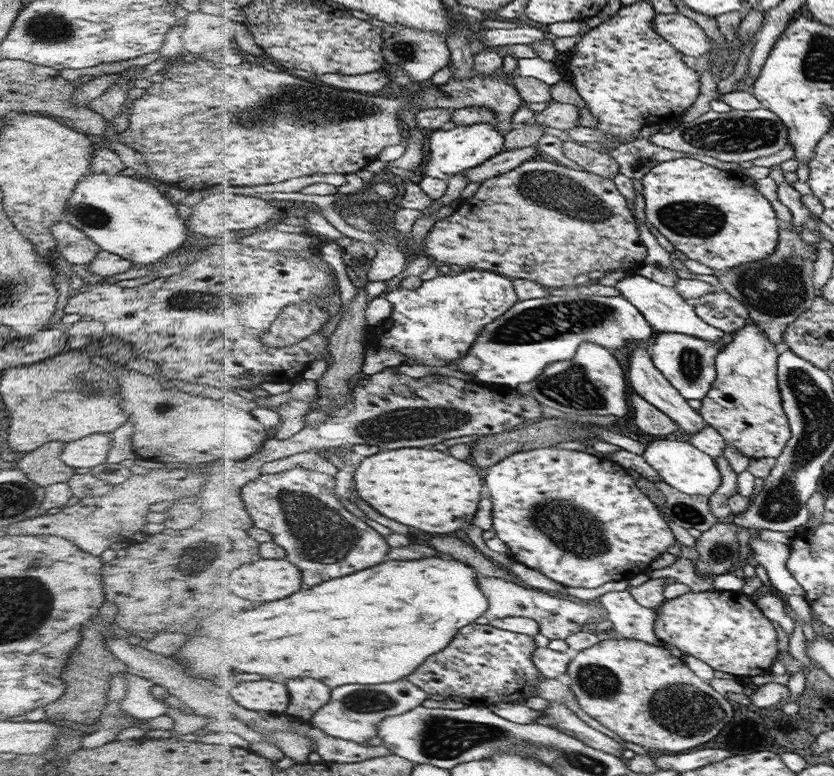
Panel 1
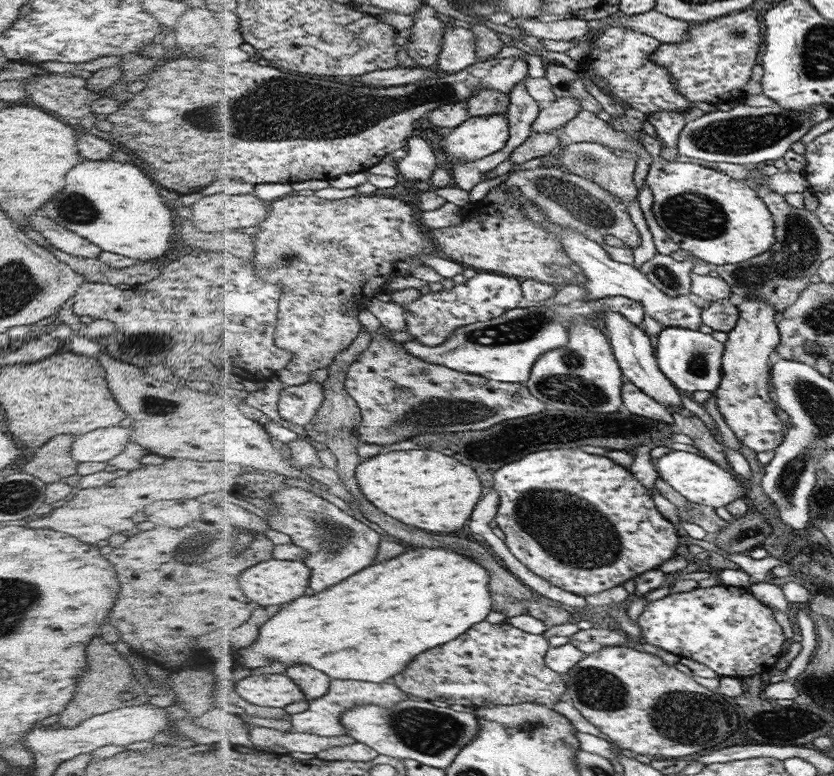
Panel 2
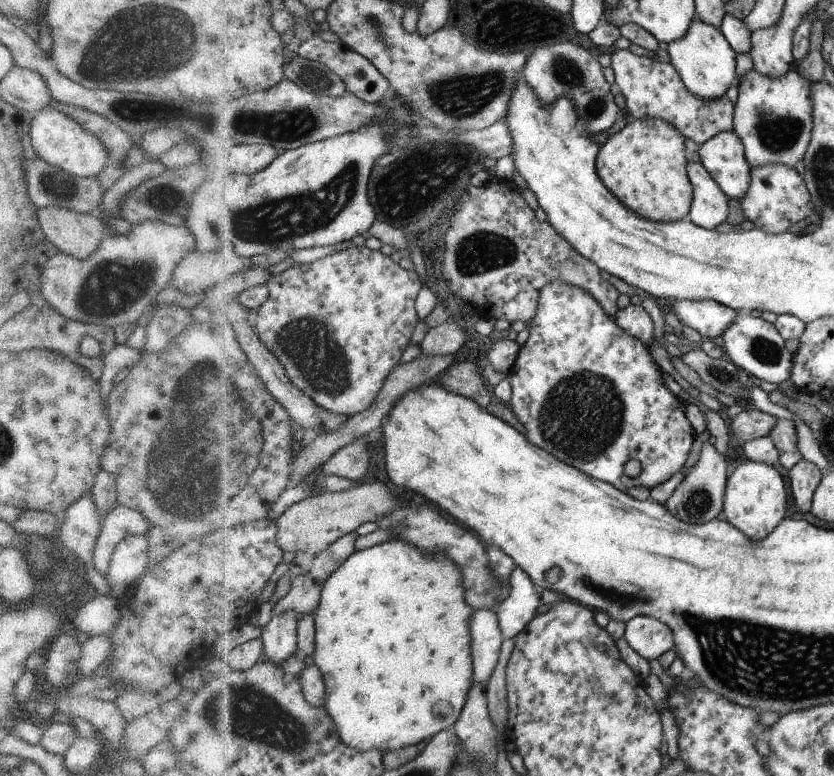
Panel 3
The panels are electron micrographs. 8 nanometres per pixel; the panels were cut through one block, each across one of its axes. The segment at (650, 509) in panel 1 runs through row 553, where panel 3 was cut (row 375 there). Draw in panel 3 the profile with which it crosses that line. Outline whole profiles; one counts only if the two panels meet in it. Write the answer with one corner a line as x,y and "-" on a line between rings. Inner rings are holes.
550,280
548,286
544,286
544,290
540,290
539,304
539,309
536,310
532,322
527,325
530,336
524,342
524,346
520,346
516,362
514,362
514,366
507,377
512,384
512,400
510,400
508,406
514,412
514,416
524,424
526,438
530,442
536,442
536,446
540,446
542,450
548,450
548,454
560,458
562,462
568,462
570,466
584,470
584,474
598,478
600,482
612,484
620,490
628,490
634,486
642,486
650,490
650,488
663,485
664,482
674,477
678,470
682,471
682,466
688,460
688,452
690,452
692,442
694,442
694,430
692,430
692,426
686,418
684,404
668,390
668,386
664,382
664,374
660,372
660,368
654,362
648,348
640,340
622,330
615,323
615,319
599,305
599,301
592,298
592,295
588,292
580,290
578,286
570,286
570,284
564,284
564,282
558,282
558,280
-
631,460
637,460
641,465
640,474
636,477
630,477
624,473
625,465

